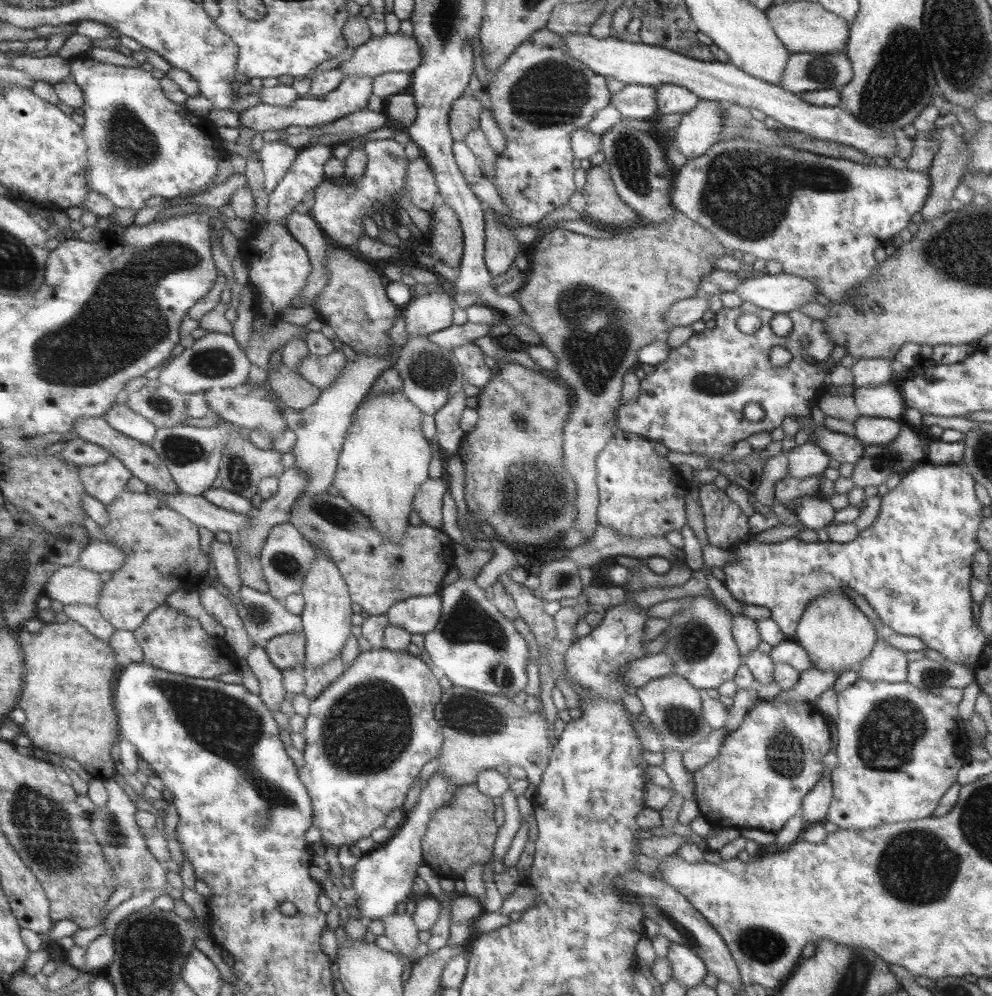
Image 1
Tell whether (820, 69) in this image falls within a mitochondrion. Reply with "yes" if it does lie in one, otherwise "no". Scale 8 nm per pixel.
yes

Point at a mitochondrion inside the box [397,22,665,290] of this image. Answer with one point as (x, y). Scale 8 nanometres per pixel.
(549, 93)

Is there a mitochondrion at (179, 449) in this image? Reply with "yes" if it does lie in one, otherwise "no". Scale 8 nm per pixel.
yes

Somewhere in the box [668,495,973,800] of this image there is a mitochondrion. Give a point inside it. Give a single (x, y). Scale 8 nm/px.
(886, 739)

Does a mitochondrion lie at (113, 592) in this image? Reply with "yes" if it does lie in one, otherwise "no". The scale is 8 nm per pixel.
no

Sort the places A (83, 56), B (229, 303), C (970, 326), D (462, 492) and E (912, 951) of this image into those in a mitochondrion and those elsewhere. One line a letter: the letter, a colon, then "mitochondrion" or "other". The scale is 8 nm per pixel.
A: other
B: other
C: other
D: other
E: other

